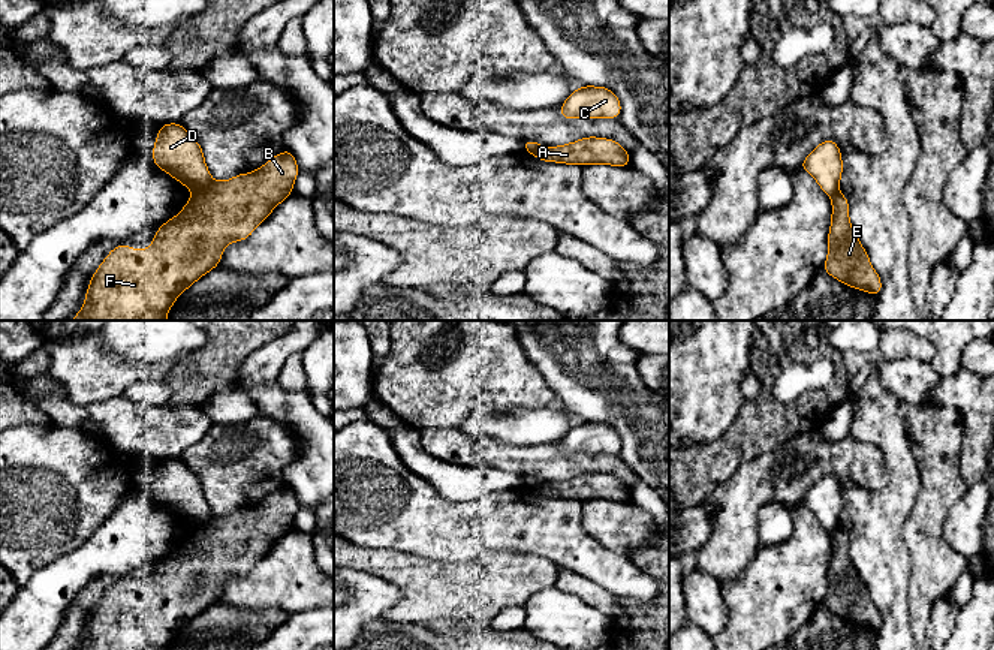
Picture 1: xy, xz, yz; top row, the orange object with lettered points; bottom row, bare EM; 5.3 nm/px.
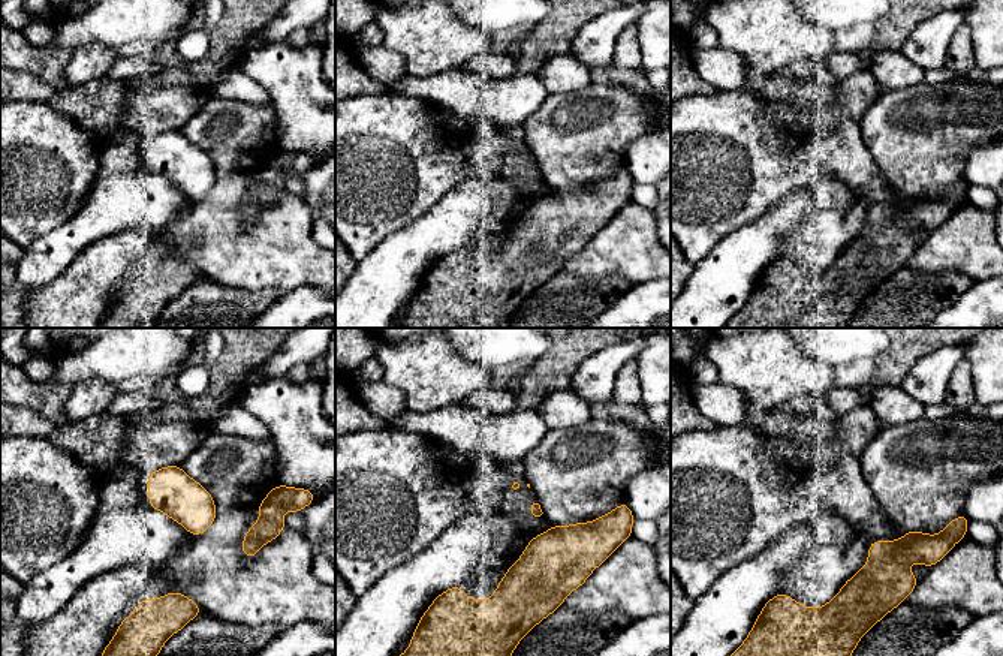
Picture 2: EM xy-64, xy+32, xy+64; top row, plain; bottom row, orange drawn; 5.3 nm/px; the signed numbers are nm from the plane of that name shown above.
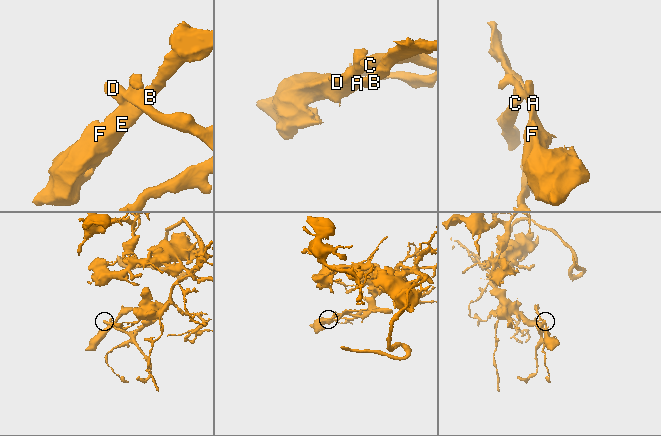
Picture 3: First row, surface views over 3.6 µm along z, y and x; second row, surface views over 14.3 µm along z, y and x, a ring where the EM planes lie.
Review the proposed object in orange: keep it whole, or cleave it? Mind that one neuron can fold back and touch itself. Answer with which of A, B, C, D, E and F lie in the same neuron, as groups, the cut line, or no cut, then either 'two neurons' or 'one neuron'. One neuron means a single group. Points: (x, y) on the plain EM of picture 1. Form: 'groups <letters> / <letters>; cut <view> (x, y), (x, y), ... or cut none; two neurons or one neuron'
groups A B E F / C D; cut xy (213, 517), (193, 530); two neurons

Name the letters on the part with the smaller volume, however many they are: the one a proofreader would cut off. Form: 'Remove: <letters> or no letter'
Remove: A, B, E, F

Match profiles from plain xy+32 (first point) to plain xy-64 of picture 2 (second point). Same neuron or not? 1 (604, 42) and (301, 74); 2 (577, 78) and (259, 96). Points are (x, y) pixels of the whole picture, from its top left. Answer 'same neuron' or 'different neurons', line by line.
1: different neurons
2: same neuron

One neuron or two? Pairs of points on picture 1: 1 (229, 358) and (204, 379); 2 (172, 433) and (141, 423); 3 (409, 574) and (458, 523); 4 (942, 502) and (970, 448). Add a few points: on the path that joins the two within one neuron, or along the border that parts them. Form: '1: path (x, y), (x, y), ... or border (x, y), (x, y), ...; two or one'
1: path (223, 361), (210, 375); one
2: path (165, 432), (148, 430); one
3: border (401, 551), (460, 565); two
4: border (961, 436), (960, 475), (969, 486); two

